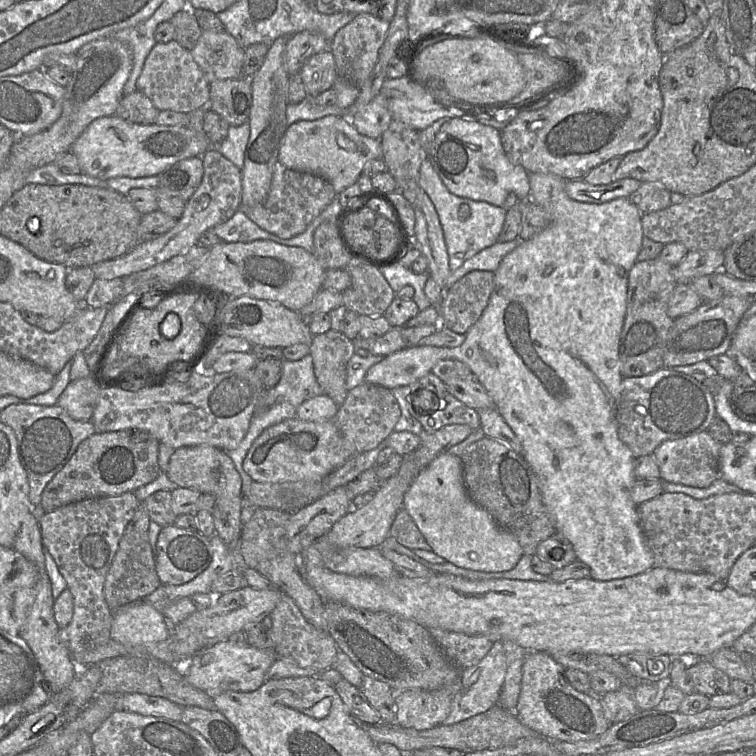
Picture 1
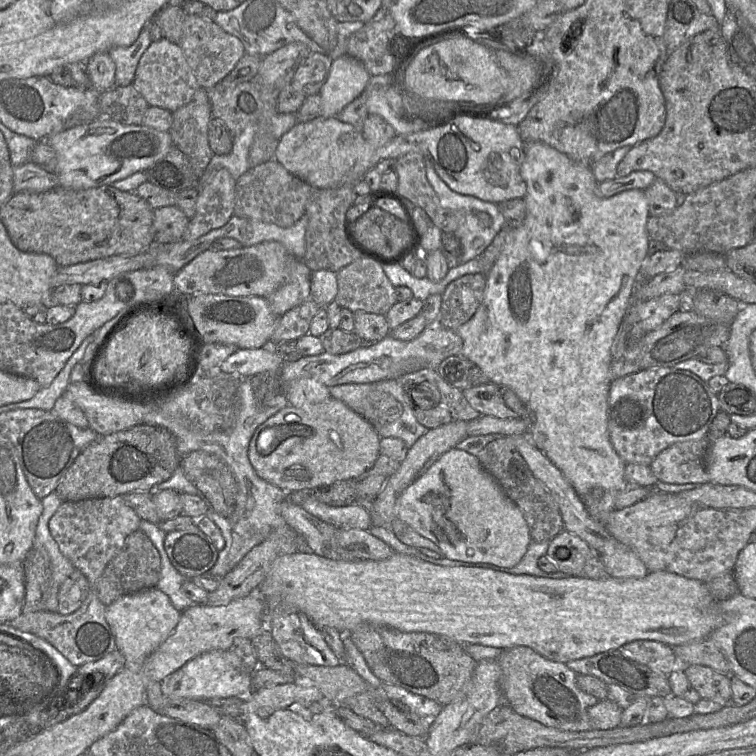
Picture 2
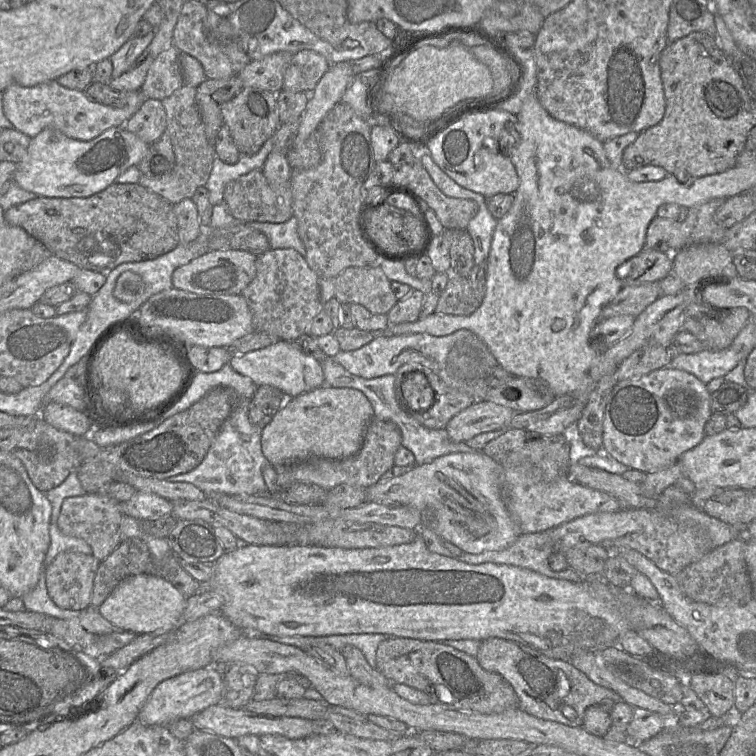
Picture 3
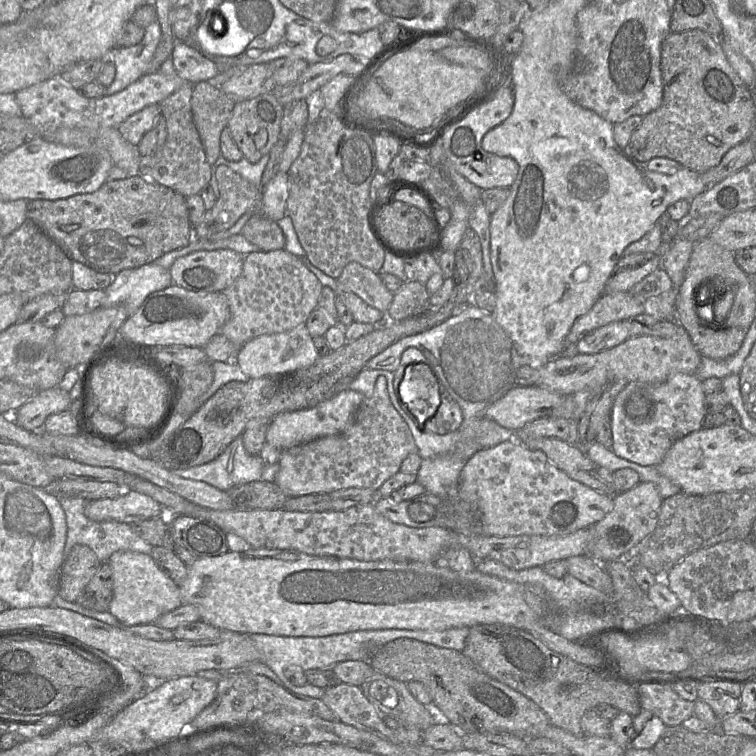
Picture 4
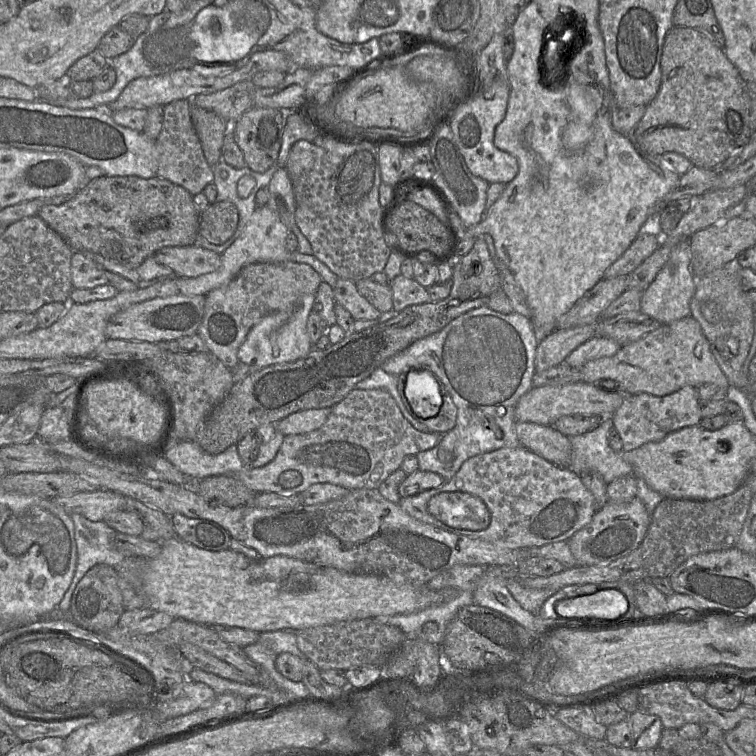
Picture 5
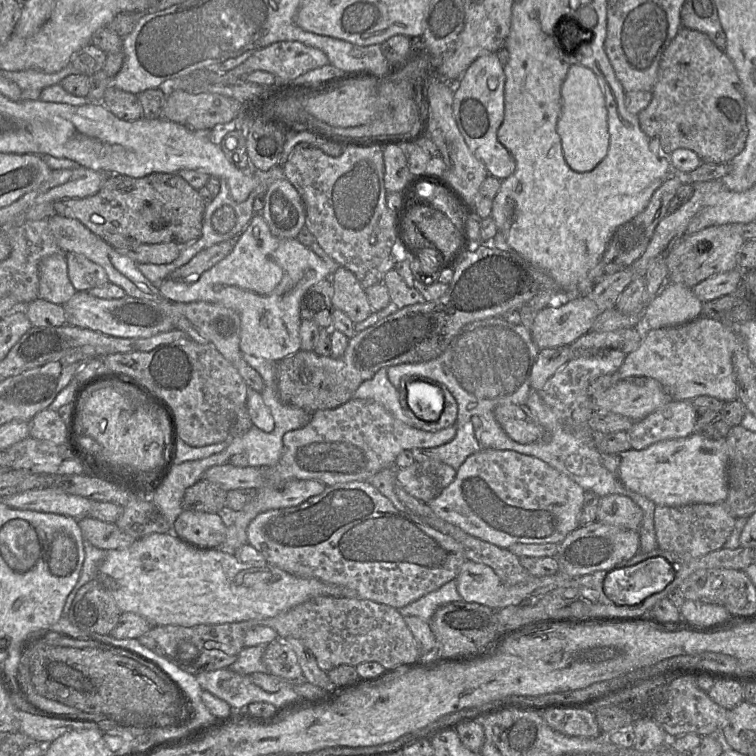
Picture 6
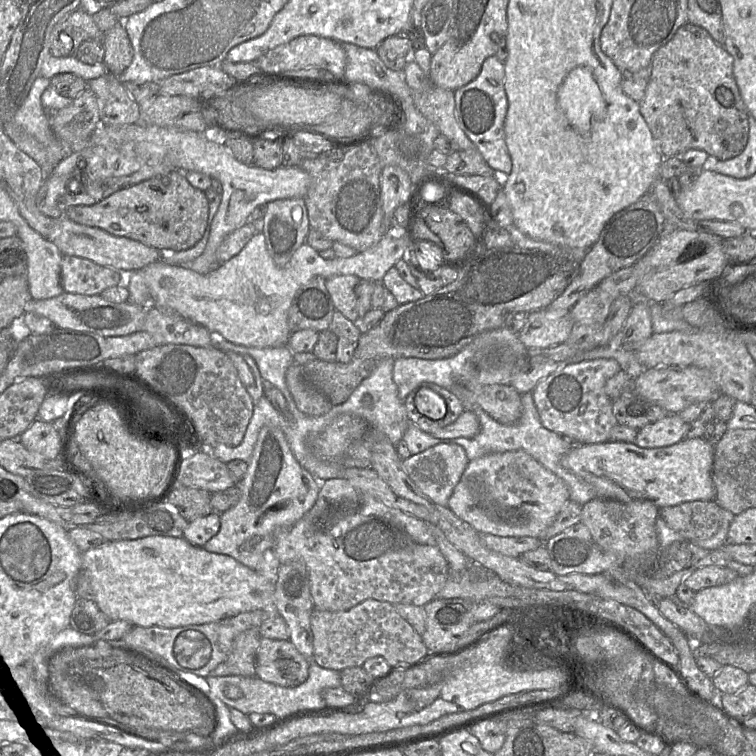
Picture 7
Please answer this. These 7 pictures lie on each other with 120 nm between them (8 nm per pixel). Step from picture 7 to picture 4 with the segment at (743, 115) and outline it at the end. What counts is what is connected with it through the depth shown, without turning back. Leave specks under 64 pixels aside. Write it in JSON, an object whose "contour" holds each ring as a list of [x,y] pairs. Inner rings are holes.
{"contour":[[[701,30],[670,33],[662,41],[660,53],[662,103],[656,110],[643,116],[623,151],[641,163],[647,163],[655,157],[664,157],[696,173],[706,172],[717,166],[731,148],[750,136],[753,128],[753,103],[747,86],[727,61],[720,42]]]}

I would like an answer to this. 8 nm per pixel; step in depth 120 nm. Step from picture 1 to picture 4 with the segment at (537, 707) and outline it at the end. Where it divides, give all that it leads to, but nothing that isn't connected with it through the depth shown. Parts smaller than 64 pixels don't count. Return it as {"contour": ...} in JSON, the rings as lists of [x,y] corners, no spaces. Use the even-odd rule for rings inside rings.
{"contour":[[[478,624],[469,628],[469,633],[461,653],[473,662],[483,673],[520,692],[533,701],[548,717],[550,724],[557,726],[576,737],[584,736],[580,726],[582,715],[598,704],[606,703],[632,717],[639,714],[641,706],[637,690],[597,670],[589,669],[573,660],[552,651],[529,632],[502,624]]]}

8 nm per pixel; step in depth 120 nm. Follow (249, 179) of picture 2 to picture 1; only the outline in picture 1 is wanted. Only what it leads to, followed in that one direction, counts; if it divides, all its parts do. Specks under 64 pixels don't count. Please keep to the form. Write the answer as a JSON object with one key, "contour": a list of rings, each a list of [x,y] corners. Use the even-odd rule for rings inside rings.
{"contour":[[[276,161],[270,190],[264,203],[256,206],[240,204],[239,209],[261,229],[282,239],[303,233],[308,225],[337,197],[330,182],[321,176],[291,170]]]}

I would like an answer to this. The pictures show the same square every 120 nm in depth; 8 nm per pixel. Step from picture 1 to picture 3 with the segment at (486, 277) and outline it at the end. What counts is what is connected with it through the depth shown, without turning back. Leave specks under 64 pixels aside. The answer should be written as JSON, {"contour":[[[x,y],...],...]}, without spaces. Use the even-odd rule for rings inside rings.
{"contour":[[[449,270],[449,281],[440,295],[435,313],[469,316],[480,306],[467,277]]]}

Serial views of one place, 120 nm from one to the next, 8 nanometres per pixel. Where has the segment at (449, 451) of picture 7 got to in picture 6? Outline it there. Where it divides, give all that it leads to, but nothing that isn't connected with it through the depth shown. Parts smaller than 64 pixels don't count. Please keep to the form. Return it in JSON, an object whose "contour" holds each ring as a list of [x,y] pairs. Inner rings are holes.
{"contour":[[[439,461],[414,462],[408,467],[397,468],[396,480],[411,496],[428,503],[451,484],[456,472]]]}

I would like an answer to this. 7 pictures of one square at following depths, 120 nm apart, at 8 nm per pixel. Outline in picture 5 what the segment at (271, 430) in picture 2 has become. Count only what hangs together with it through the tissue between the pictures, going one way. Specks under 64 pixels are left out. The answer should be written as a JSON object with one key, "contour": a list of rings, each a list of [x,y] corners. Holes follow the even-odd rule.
{"contour":[[[332,407],[301,410],[280,420],[275,427],[284,436],[305,434],[320,428],[331,411]]]}

